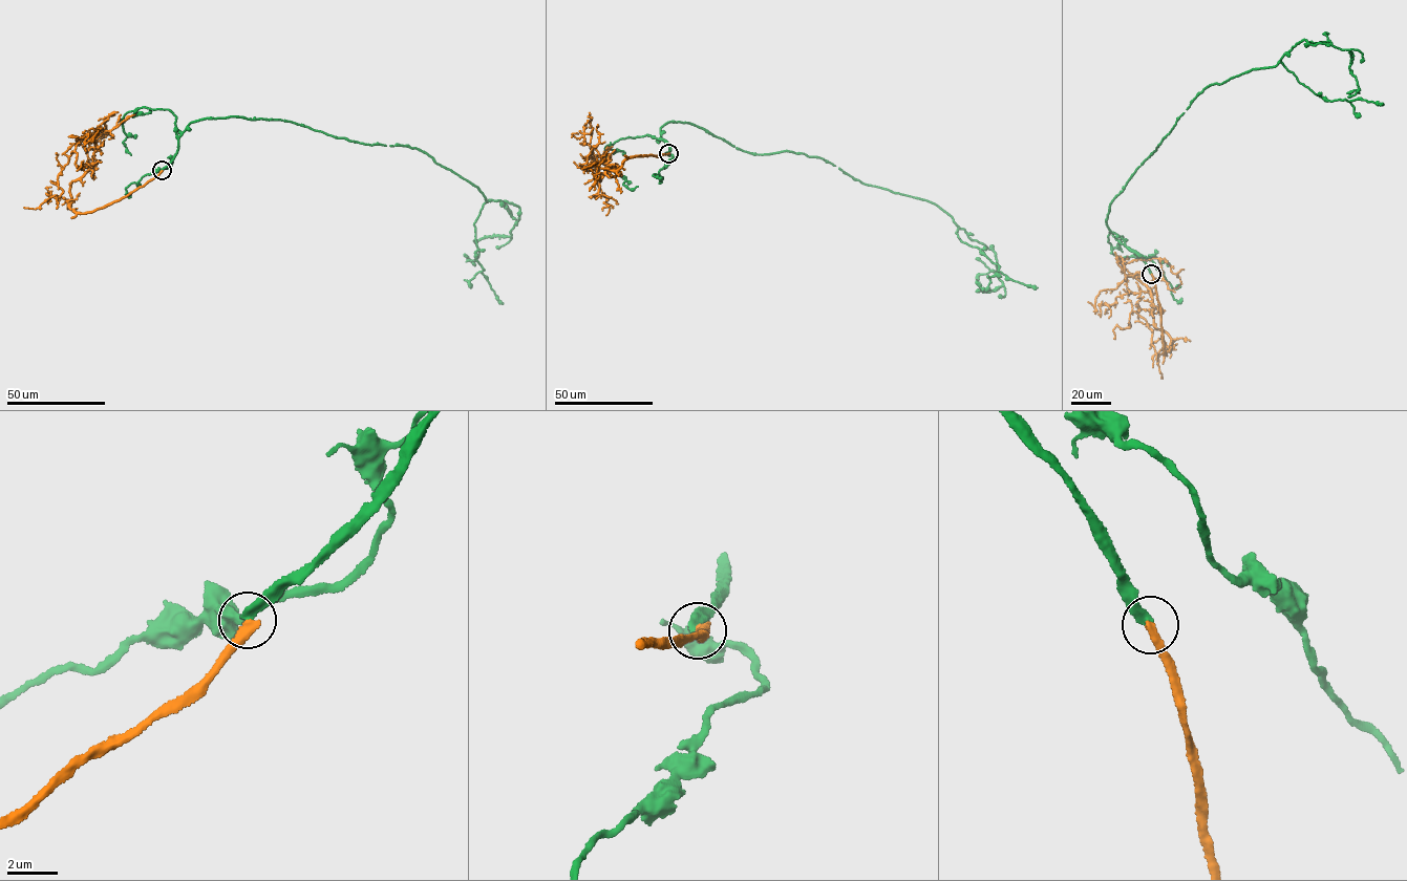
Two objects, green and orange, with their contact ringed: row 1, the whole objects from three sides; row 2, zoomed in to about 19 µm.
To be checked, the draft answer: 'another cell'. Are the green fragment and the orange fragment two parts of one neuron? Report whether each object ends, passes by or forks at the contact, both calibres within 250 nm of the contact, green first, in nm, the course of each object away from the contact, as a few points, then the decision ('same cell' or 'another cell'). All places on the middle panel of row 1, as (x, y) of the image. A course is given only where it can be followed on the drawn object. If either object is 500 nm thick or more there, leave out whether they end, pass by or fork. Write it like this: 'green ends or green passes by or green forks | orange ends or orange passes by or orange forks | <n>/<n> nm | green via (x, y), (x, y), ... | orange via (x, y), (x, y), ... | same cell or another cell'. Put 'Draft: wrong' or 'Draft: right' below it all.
green ends | orange ends | 320/400 nm | green via (668, 153), (661, 127), (689, 123), (926, 200), (995, 253), (1002, 284), (976, 280) | orange via (668, 153), (627, 158), (611, 177), (609, 166), (603, 174), (593, 159), (606, 198), (602, 211) | another cell
Draft: right

